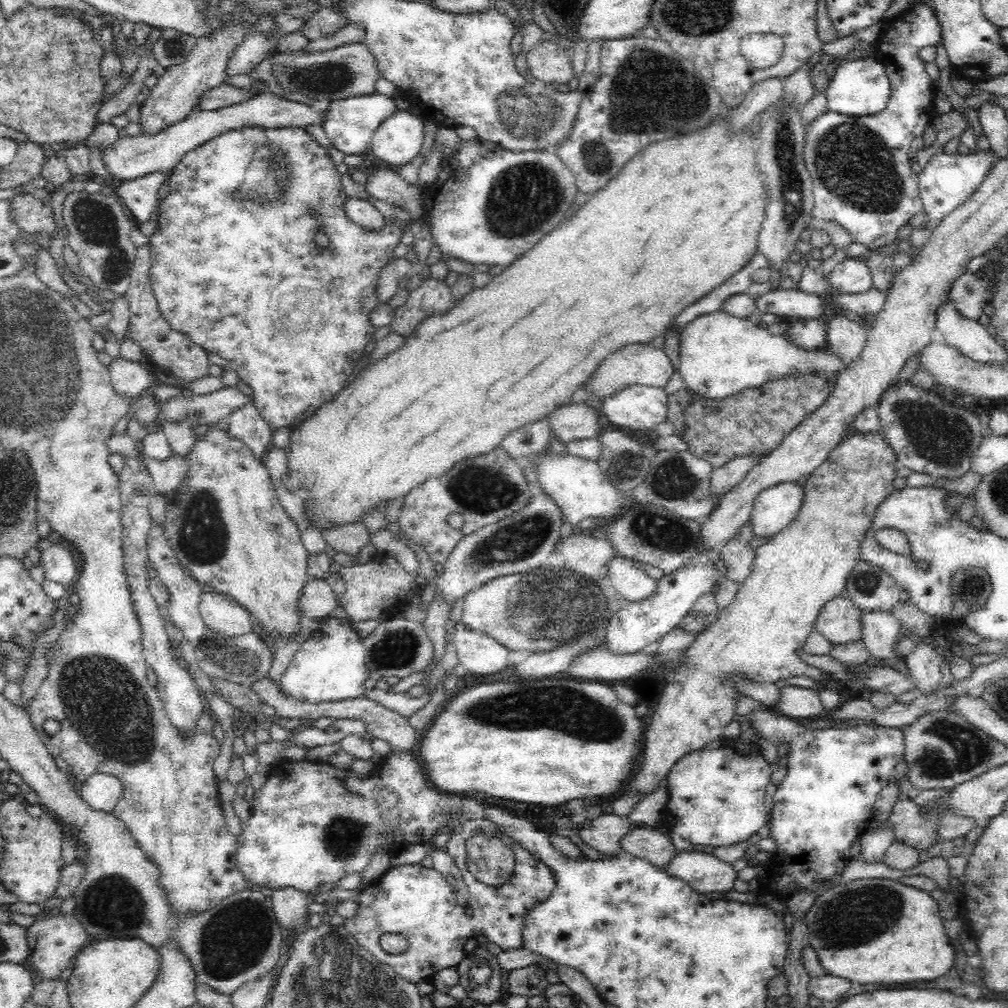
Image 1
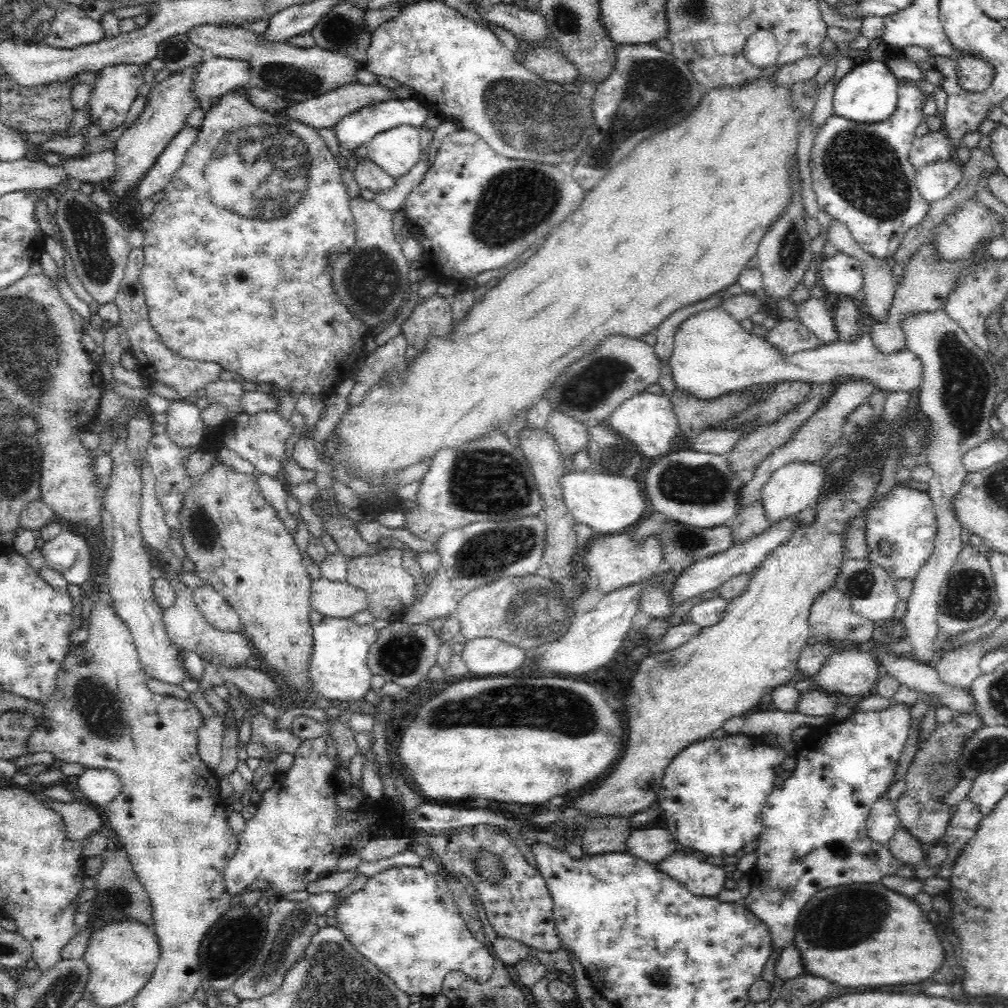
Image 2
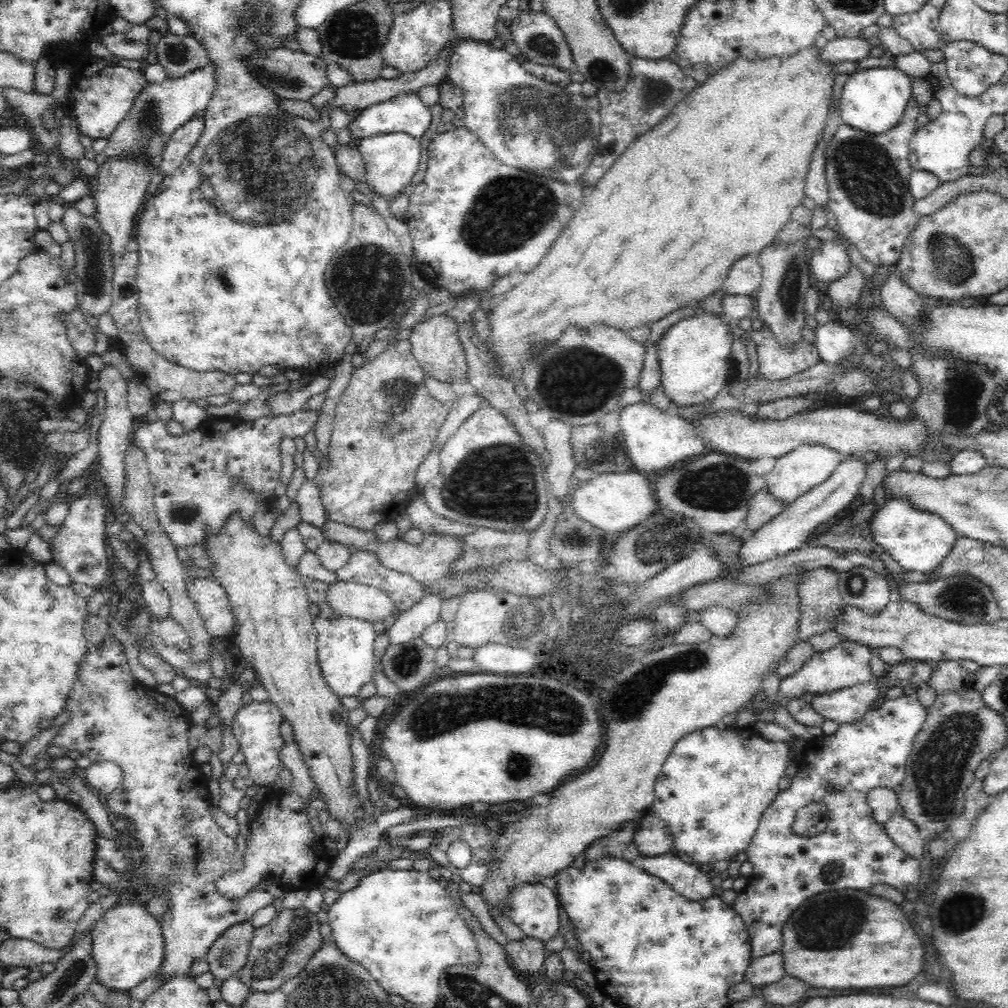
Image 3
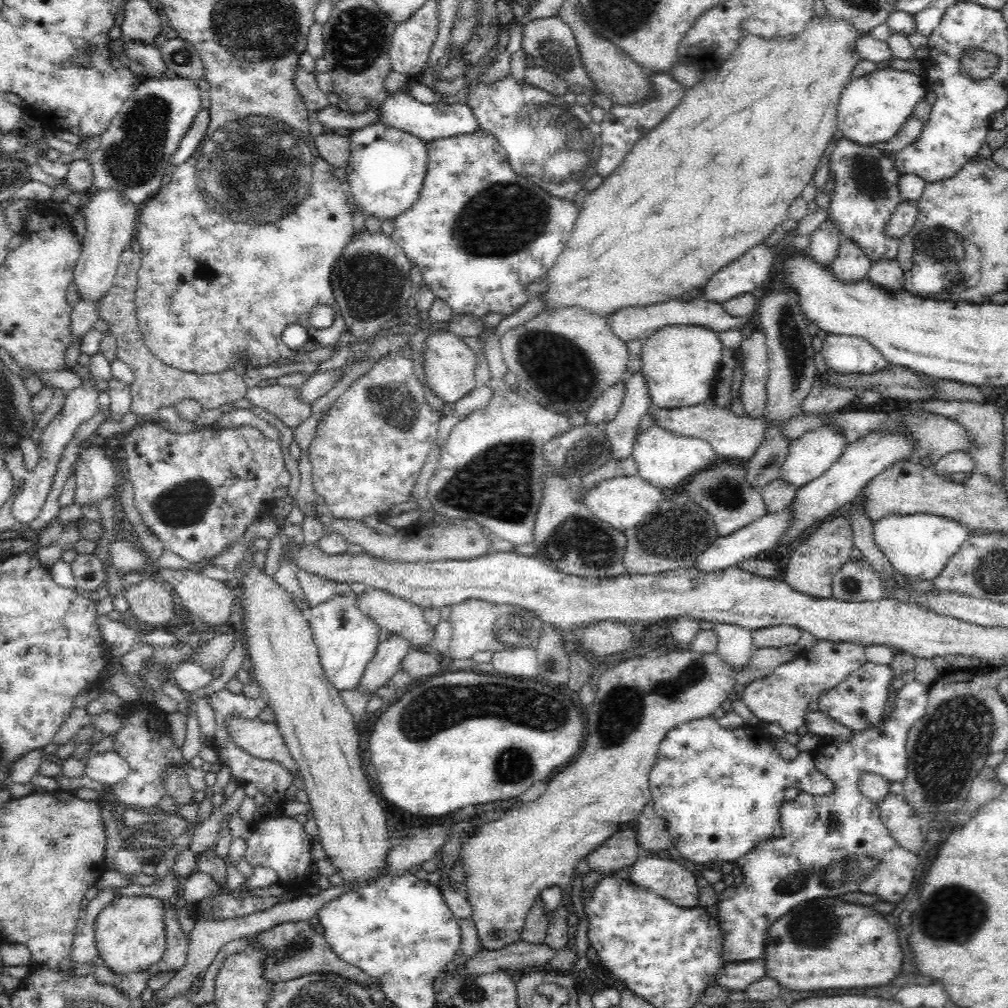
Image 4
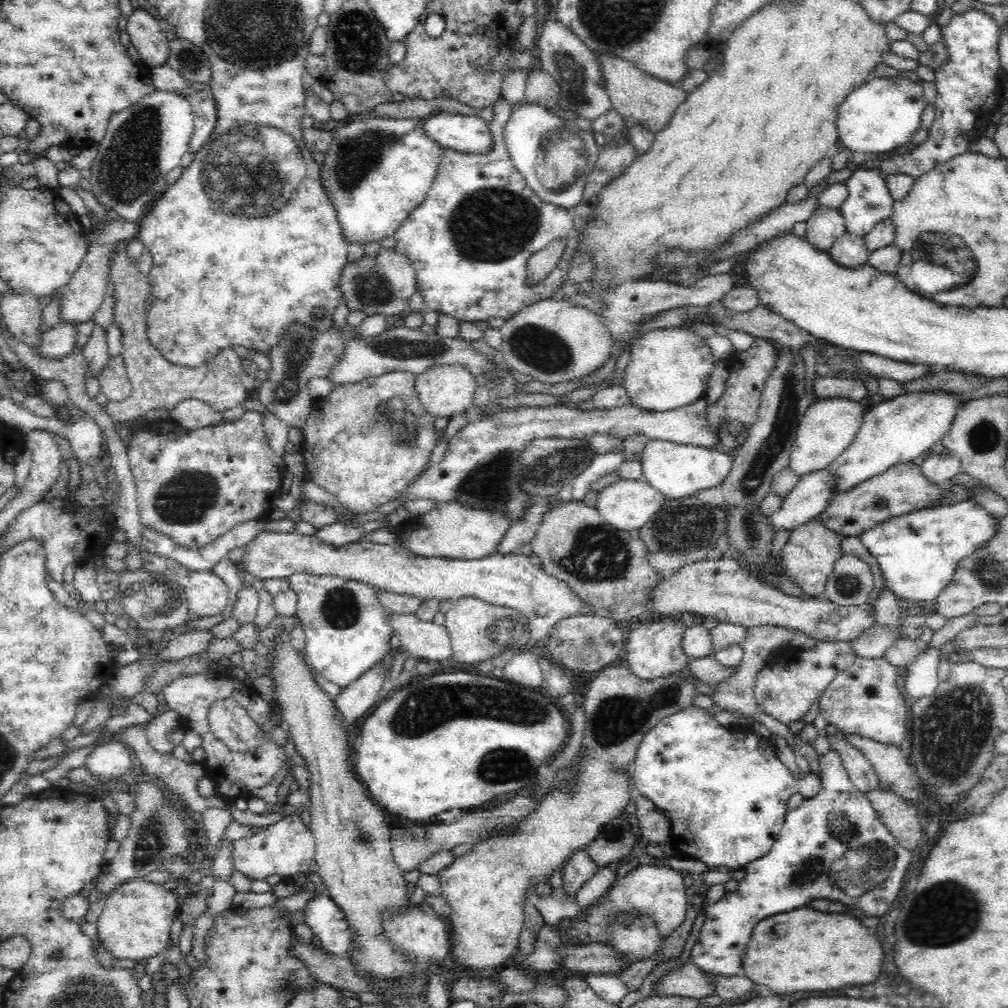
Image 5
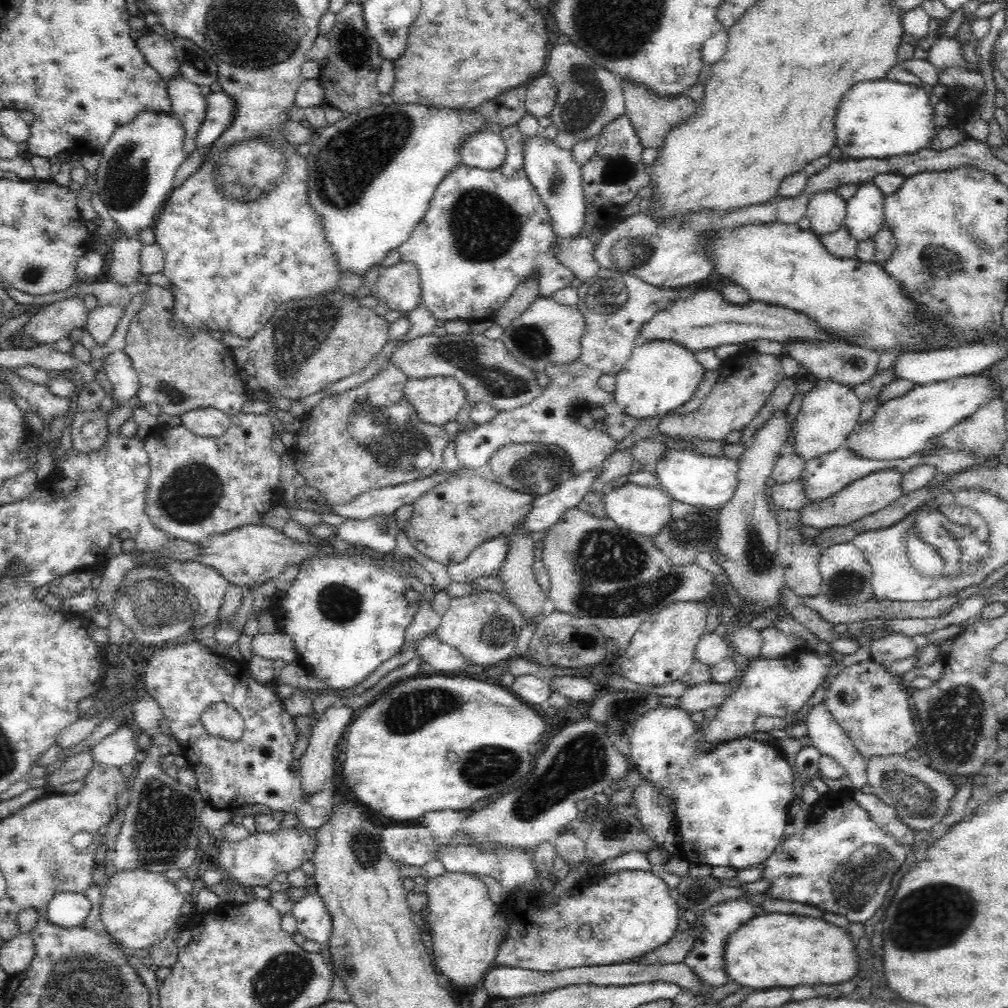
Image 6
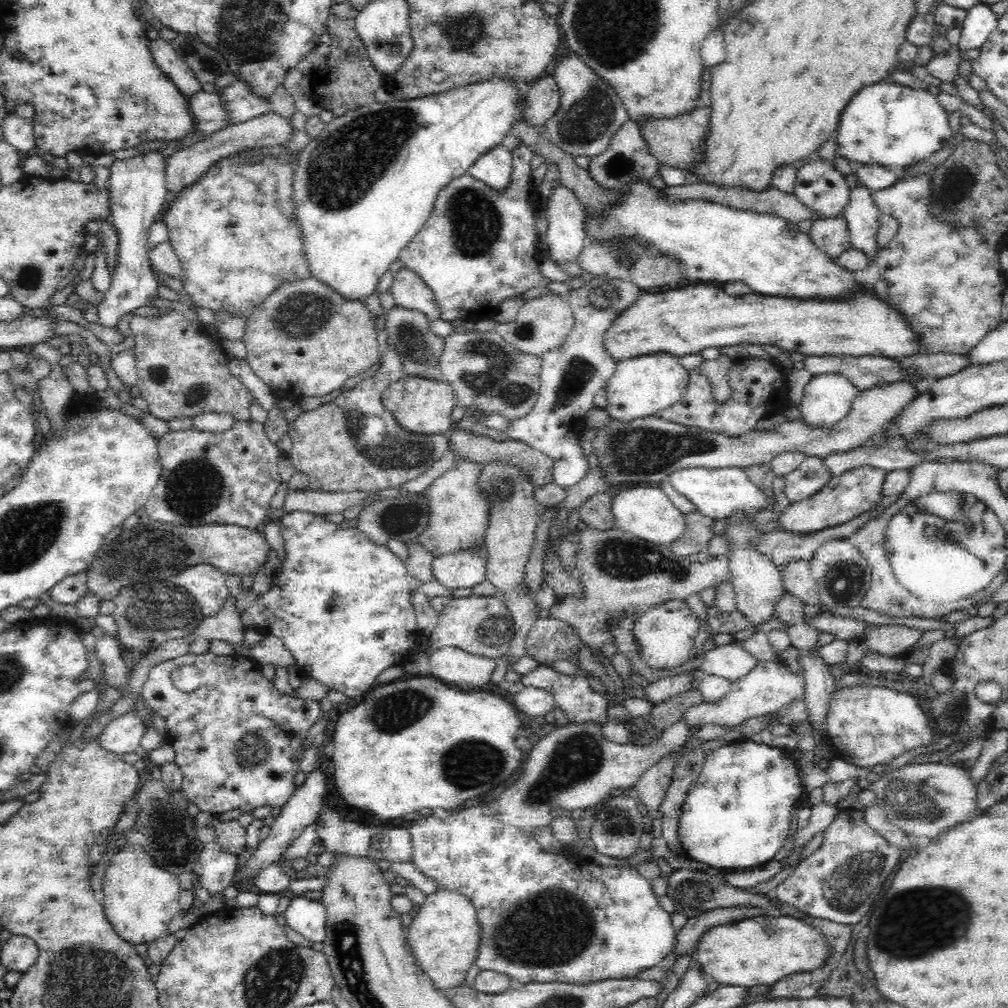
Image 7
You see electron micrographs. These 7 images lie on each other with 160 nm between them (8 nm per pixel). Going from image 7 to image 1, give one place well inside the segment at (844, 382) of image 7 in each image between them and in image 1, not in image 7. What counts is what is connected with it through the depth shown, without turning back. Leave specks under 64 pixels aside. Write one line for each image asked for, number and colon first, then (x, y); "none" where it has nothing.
1: (776, 507)
2: (794, 487)
3: (797, 472)
4: (810, 456)
5: (827, 428)
6: (830, 412)

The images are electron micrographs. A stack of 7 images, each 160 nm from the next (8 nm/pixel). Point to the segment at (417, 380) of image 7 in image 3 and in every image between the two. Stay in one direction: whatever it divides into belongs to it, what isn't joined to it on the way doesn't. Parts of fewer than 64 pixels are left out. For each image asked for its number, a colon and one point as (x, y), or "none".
3: (434, 342)
4: (449, 363)
5: (445, 390)
6: (436, 400)

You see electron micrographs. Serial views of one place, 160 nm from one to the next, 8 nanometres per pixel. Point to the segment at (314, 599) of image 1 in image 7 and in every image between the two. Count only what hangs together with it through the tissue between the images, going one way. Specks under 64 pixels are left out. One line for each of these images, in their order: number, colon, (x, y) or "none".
2: (340, 600)
3: (347, 598)
4: (398, 615)
5: (420, 639)
6: (429, 649)
7: (453, 665)

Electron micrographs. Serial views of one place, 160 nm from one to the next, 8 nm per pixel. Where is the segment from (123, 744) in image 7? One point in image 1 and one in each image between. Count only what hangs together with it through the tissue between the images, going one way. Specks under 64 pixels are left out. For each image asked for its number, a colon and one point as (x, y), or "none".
1: (102, 792)
2: (99, 786)
3: (103, 777)
4: (109, 767)
5: (108, 761)
6: (119, 749)

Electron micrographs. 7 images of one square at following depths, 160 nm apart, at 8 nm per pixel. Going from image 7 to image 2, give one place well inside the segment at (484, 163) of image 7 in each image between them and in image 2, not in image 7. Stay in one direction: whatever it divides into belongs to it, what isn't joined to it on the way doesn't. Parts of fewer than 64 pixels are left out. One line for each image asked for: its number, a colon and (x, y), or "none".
2: (352, 131)
3: (406, 113)
4: (434, 121)
5: (465, 133)
6: (485, 149)

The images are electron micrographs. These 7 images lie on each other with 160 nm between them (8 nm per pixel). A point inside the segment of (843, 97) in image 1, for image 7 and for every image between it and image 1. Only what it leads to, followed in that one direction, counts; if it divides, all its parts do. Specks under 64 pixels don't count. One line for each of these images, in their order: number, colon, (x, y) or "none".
2: (867, 93)
3: (872, 100)
4: (872, 108)
5: (883, 112)
6: (878, 119)
7: (889, 124)

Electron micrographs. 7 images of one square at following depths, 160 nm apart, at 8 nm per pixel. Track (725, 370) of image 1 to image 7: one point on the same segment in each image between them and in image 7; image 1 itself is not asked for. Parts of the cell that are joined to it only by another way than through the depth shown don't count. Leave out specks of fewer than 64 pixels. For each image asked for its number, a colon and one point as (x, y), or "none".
2: (713, 355)
3: (695, 355)
4: (681, 363)
5: (670, 368)
6: (659, 377)
7: (641, 387)

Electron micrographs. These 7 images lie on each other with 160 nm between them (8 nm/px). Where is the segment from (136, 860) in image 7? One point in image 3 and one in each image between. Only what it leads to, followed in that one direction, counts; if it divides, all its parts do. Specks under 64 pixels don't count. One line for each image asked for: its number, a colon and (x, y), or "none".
3: (127, 947)
4: (130, 936)
5: (135, 923)
6: (140, 907)

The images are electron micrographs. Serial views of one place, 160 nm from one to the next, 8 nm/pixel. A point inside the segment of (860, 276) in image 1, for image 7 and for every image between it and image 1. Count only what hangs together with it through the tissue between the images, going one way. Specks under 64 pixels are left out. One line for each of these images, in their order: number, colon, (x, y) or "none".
2: (842, 274)
3: (830, 262)
4: (824, 246)
5: (826, 224)
6: (826, 210)
7: (821, 188)

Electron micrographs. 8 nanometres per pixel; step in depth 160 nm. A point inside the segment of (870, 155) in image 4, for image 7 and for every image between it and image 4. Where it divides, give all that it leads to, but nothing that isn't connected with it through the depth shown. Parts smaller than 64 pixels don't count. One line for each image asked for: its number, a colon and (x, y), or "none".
5: (869, 201)
6: (864, 217)
7: (862, 215)

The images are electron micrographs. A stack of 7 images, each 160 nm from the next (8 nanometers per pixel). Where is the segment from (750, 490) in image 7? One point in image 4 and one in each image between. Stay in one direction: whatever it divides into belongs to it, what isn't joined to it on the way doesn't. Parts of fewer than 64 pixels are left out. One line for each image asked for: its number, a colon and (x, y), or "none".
4: (665, 459)
5: (676, 470)
6: (695, 479)

